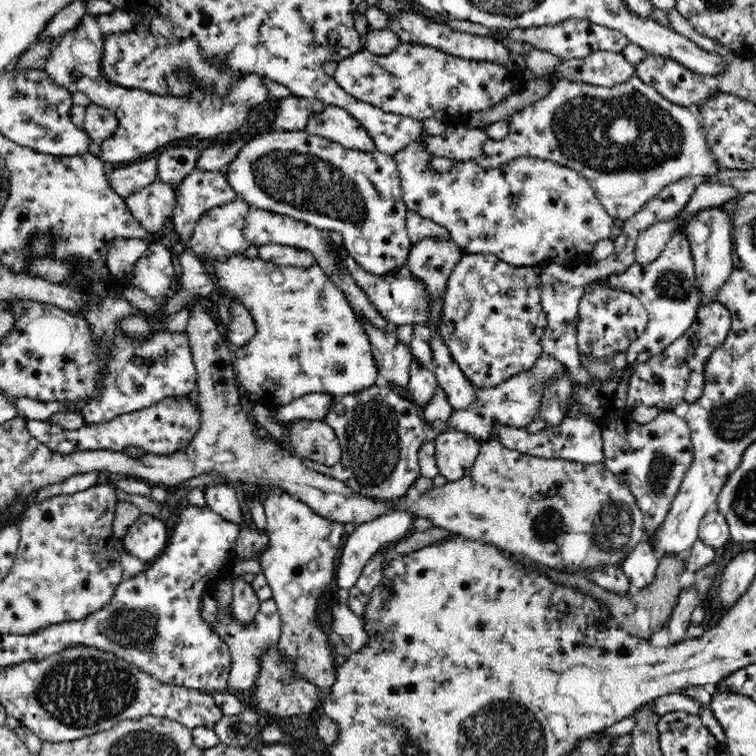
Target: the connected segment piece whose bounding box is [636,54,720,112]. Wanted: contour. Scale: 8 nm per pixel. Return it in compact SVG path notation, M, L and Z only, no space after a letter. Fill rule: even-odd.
M646 54L636 66L636 78L654 86L672 104L694 108L694 112L720 92L718 86L706 86L706 80L694 70L660 54Z

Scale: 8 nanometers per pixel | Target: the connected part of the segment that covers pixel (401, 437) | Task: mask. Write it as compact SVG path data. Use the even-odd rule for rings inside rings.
M376 384L358 394L346 394L332 402L330 412L322 418L342 444L342 460L334 468L318 466L310 458L302 464L324 476L342 480L348 488L366 498L394 502L414 486L420 474L418 452L426 440L426 424L418 414L418 406L404 394L392 392L388 386Z

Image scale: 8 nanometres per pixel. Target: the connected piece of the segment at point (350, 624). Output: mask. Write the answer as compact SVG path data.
M330 604L330 610L334 610L334 622L332 632L340 634L344 642L354 650L362 650L368 646L368 634L364 630L364 618L356 616L346 604Z

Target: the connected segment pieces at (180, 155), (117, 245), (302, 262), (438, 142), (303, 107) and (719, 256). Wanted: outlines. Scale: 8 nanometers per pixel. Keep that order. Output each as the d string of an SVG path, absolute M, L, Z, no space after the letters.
M164 148L156 156L158 160L158 180L160 184L176 186L180 184L190 172L196 170L196 160L200 158L196 148Z
M118 238L110 244L110 252L108 252L108 272L116 278L126 278L132 276L134 264L138 262L138 258L142 254L146 254L148 250L148 242L146 240L138 240L138 238Z
M270 244L258 248L258 254L262 260L274 264L274 266L296 266L296 268L310 268L316 266L316 258L308 250L300 250L294 246L282 246L282 244Z
M460 124L456 128L448 128L440 136L424 136L422 146L432 158L448 158L452 162L476 160L484 152L484 144L490 138L484 128L470 128L468 124Z
M288 96L280 100L280 108L276 110L276 120L272 120L272 130L284 130L284 132L306 132L308 120L312 118L312 100L302 96Z
M714 206L714 210L700 210L696 218L682 228L684 236L690 240L692 254L694 254L694 268L696 268L696 280L698 280L698 292L702 294L702 306L718 302L718 290L726 284L730 274L736 270L732 264L734 256L734 226L726 214Z

